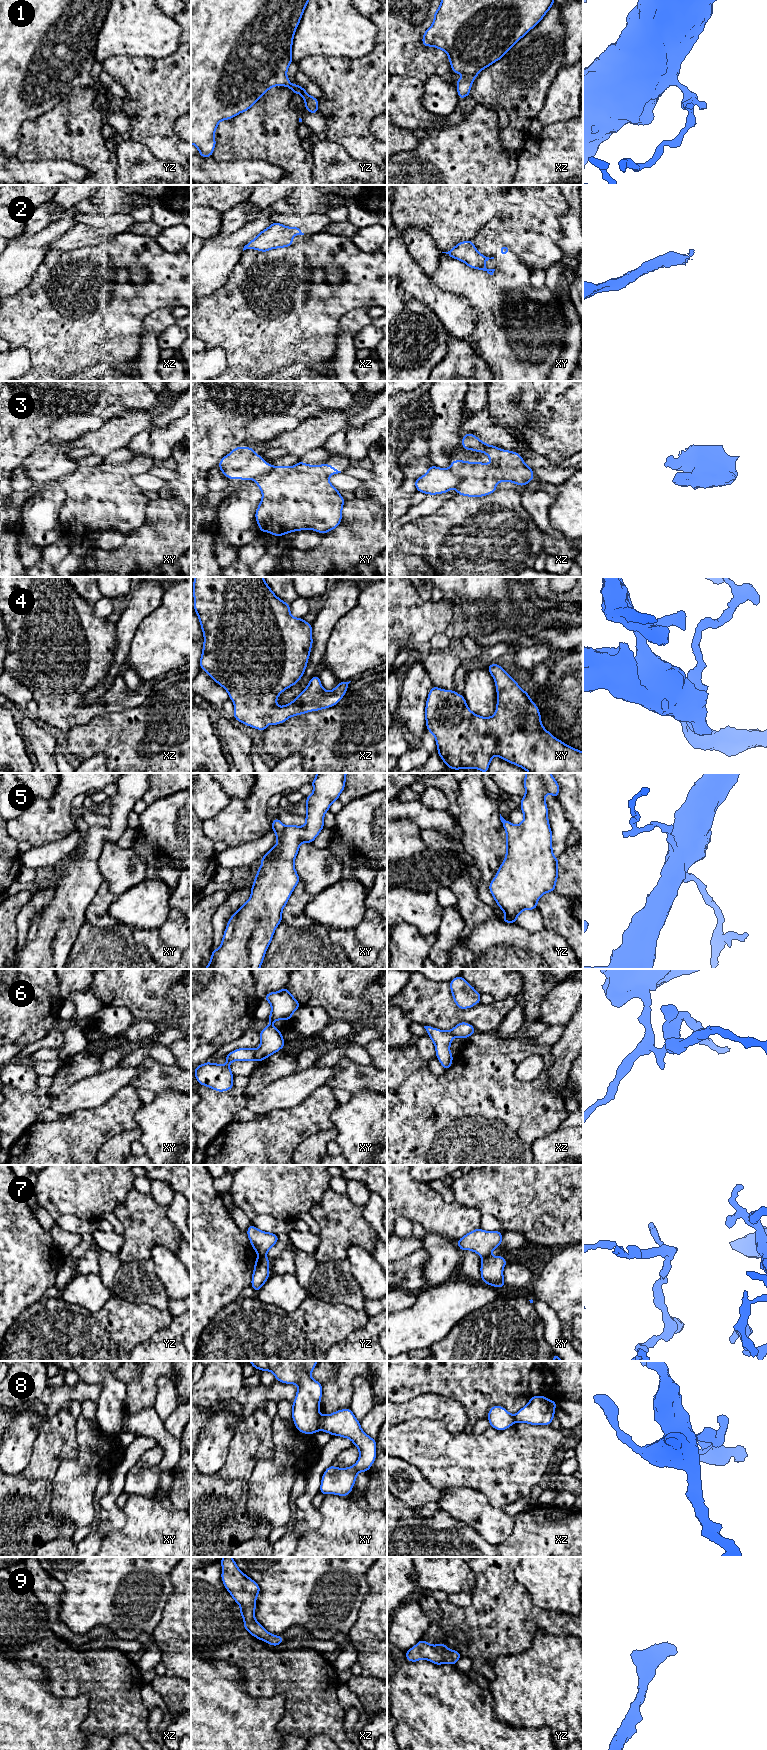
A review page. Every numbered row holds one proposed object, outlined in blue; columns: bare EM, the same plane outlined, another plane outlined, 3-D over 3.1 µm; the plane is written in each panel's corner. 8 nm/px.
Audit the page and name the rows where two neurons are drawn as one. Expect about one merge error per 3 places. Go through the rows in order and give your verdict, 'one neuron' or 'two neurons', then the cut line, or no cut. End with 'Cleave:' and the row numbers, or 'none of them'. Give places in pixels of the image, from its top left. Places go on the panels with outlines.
1: one neuron; cut none
2: one neuron; cut none
3: two neurons; cut xz (449, 468), (460, 478), (460, 482), (455, 488)
4: one neuron; cut none
5: one neuron; cut none
6: two neurons; cut xy (254, 1049), (255, 1059)
7: two neurons; cut xy (490, 1254), (482, 1258)
8: two neurons; cut xy (320, 1414), (317, 1429)
9: one neuron; cut none
Cleave: 3, 6, 7, 8

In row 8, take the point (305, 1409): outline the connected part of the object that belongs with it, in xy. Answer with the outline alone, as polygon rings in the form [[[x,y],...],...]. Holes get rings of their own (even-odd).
[[[249,1361],[255,1369],[270,1371],[277,1381],[298,1386],[292,1418],[298,1431],[315,1434],[319,1429],[322,1385],[311,1377],[318,1361]]]

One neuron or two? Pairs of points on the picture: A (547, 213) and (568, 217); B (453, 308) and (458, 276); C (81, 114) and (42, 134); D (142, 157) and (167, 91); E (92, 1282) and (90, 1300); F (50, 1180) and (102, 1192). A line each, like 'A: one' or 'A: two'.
A: two
B: two
C: one
D: two
E: one
F: one

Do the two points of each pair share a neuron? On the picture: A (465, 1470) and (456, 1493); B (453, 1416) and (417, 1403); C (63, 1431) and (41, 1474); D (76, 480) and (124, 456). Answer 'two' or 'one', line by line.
A: two
B: one
C: one
D: one

